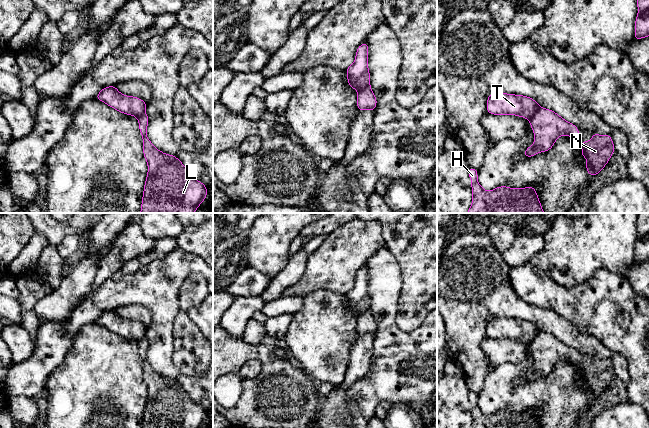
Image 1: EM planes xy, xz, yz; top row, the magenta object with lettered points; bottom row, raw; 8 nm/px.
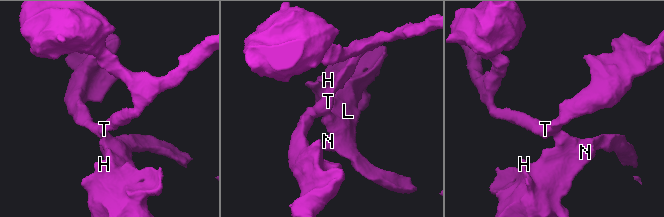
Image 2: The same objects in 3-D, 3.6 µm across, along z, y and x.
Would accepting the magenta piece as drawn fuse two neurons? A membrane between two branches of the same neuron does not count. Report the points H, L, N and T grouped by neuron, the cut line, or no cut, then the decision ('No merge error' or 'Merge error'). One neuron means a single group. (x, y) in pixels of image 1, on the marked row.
Groups: H L N / T. Split along yz (540, 107), (530, 120). Merge error

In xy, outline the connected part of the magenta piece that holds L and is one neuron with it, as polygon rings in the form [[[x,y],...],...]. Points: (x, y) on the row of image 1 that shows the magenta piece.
[[[146,113],[137,120],[148,166],[140,213],[194,213],[207,197],[207,186],[195,179],[177,157],[155,148],[147,137],[149,118]]]

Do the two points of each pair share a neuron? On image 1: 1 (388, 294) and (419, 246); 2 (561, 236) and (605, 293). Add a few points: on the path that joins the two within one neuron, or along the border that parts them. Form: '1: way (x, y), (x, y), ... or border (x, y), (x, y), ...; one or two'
1: border (391, 253), (400, 270), (402, 280), (400, 297); two
2: border (615, 272), (598, 269), (589, 278), (572, 287); two

